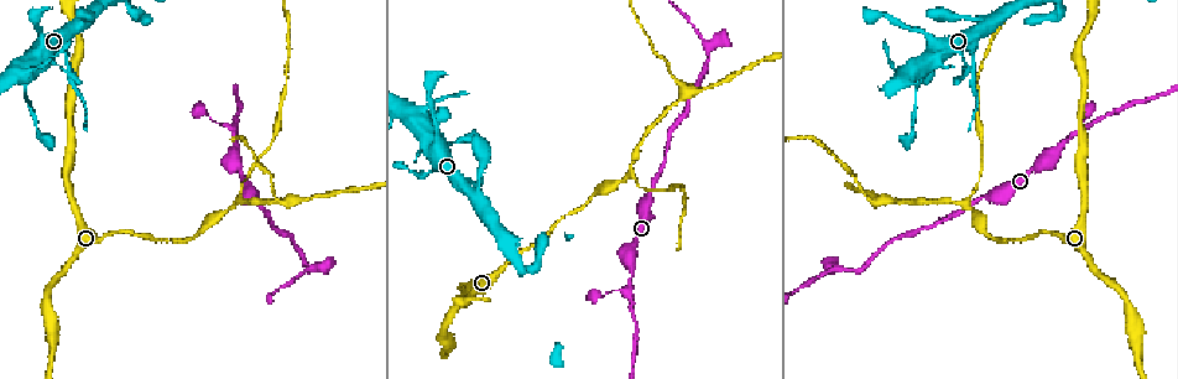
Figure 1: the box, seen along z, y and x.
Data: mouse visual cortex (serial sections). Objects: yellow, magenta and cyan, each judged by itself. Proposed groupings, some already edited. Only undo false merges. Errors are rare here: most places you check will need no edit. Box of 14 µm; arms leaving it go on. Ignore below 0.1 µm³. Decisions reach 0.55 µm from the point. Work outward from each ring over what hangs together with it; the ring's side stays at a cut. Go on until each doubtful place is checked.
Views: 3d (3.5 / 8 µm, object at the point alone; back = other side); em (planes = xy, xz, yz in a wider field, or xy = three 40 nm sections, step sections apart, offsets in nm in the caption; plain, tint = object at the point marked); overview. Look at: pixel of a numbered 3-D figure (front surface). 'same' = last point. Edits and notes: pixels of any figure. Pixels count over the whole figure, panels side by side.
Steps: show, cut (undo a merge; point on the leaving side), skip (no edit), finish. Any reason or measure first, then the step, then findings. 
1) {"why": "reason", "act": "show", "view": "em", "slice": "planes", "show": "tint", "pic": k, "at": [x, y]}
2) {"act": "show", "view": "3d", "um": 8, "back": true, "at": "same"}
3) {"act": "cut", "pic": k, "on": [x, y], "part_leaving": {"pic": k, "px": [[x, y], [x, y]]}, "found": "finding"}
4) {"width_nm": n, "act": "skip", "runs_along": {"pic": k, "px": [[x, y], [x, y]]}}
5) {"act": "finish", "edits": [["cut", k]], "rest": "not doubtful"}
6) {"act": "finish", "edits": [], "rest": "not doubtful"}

{"why": "three-way junction", "act": "show", "view": "3d", "um": 3.5, "pic": 1, "at": [970, 207]}

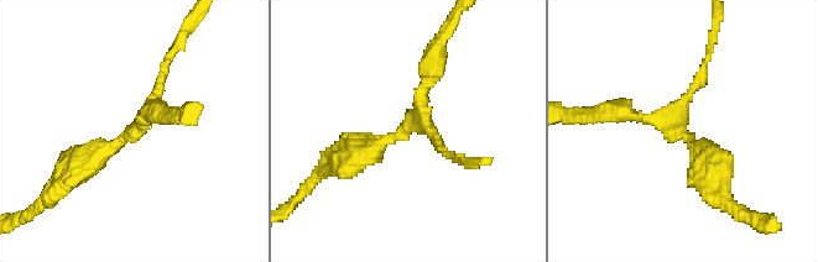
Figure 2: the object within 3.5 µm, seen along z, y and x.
{"arms": 3, "arm_widths_nm": [150, 200, 300], "act": "show", "view": "em", "slice": "xy", "step": 2, "show": "tint", "pic": 2, "at": [409, 126]}

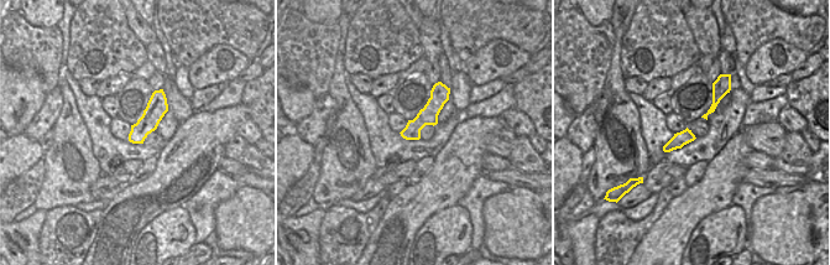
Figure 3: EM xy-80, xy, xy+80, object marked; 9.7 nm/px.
{"act": "skip", "runs_along": {"pic": 2, "px": [[350, 155], [420, 114], [434, 51]]}, "found": "continuous, no second cell"}

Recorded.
{"why": "arms part here", "act": "show", "view": "3d", "um": 3.5, "pic": 1, "at": [628, 288]}

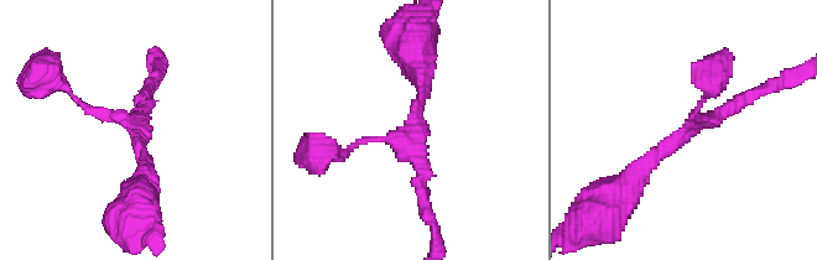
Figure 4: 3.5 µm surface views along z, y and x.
{"act": "show", "view": "em", "slice": "xy", "step": 2, "show": "tint", "pic": 4, "at": [412, 132]}

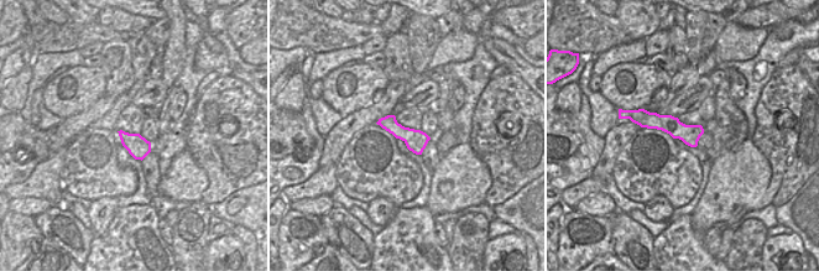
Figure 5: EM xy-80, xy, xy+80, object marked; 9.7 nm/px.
{"act": "skip", "runs_along": {"pic": 4, "px": [[629, 181], [690, 128], [759, 93]]}, "found": "continuous, no second cell"}

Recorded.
{"why": "sharp bend", "act": "show", "view": "3d", "um": 3.5, "pic": 1, "at": [687, 95]}

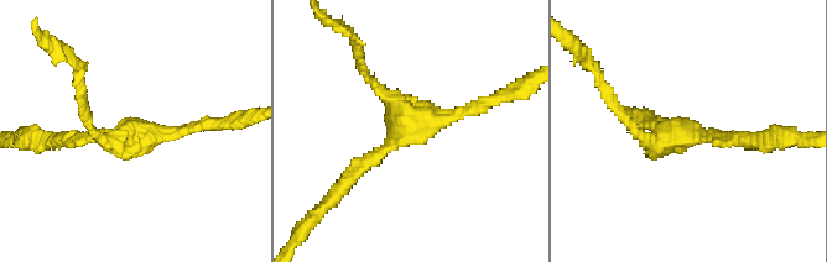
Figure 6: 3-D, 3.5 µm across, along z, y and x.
{"arms": 3, "arm_widths_nm": [150, 150, 150], "act": "skip", "runs_along": {"pic": 6, "px": [[341, 187], [405, 127], [484, 105]]}, "found": "one cell here"}

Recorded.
{"act": "finish", "edits": [], "rest": "not doubtful"}

